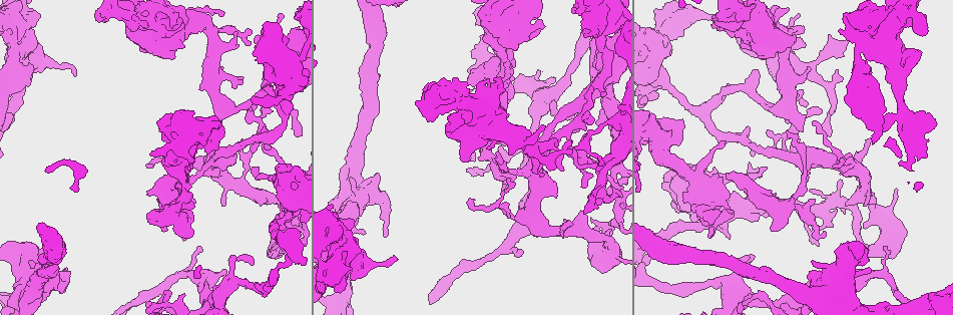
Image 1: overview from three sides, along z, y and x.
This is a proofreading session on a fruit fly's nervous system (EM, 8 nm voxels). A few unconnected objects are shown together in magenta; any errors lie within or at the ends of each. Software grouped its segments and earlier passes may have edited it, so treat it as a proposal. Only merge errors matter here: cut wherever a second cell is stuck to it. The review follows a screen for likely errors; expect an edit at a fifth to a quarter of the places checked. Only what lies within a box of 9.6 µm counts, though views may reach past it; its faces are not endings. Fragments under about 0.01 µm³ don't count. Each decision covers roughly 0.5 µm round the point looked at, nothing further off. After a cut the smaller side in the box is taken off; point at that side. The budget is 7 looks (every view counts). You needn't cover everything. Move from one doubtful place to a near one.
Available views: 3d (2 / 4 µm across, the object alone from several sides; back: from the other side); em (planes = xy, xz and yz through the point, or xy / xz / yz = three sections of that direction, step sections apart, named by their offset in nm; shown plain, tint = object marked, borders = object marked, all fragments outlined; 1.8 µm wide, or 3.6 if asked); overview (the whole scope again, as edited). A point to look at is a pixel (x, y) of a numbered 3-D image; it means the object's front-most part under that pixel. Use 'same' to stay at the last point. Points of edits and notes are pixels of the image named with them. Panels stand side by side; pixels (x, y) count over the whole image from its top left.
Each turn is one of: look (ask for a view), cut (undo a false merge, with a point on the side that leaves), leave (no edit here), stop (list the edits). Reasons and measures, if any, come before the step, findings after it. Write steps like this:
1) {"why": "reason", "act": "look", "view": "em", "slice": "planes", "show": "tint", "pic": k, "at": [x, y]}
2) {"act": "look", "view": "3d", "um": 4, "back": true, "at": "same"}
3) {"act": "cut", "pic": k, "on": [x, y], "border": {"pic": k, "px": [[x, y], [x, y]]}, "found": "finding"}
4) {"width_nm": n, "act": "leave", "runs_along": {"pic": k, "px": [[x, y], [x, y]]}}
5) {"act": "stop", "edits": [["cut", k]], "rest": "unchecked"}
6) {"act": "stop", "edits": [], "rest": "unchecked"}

{"why": "four or more arms meet", "act": "look", "view": "em", "um": 3.6, "slice": "planes", "show": "plain", "pic": 1, "at": [542, 104]}

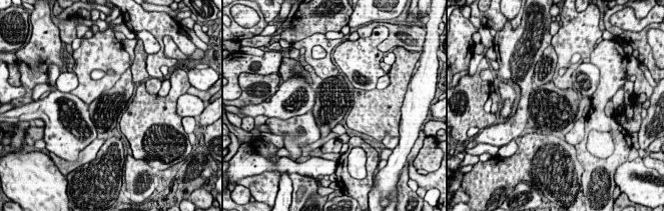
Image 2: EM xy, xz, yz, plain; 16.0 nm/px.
{"act": "look", "view": "em", "um": 3.6, "slice": "planes", "show": "tint", "at": "same"}

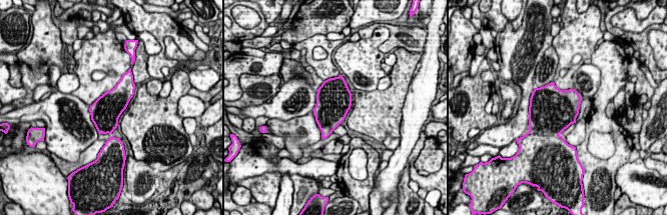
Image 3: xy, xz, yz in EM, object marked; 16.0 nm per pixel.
{"act": "leave", "found": "all the same cell"}

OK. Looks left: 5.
{"act": "look", "view": "3d", "um": 2, "back": true, "pic": 1, "at": [709, 192]}

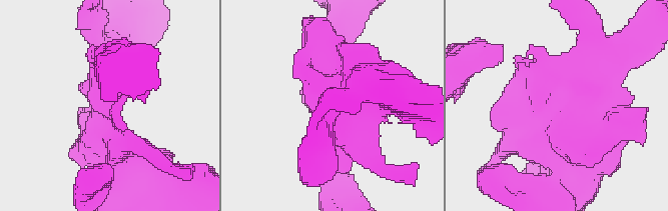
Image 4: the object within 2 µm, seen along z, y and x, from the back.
{"why": "need the tissue", "act": "look", "view": "em", "slice": "planes", "show": "plain", "pic": 4, "at": [556, 112]}

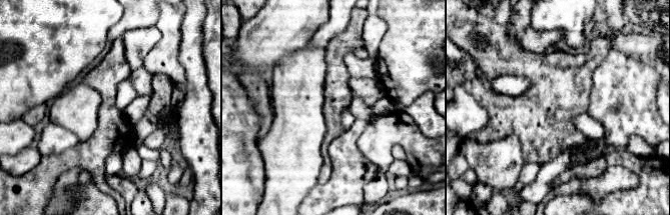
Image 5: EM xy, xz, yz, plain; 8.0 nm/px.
{"why": "where the object lies", "act": "look", "view": "em", "slice": "planes", "show": "tint", "at": "same"}

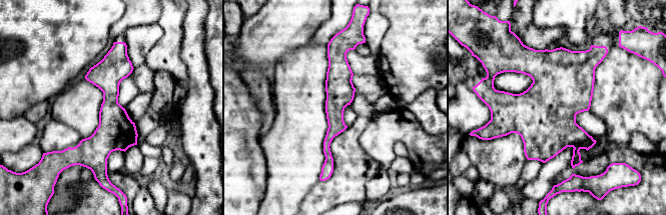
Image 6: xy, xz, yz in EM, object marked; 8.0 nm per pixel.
{"act": "leave", "runs_along": {"pic": 6, "px": [[116, 46], [100, 165]]}, "found": "one cell here"}

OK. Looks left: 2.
{"why": "three-way junction", "act": "look", "view": "em", "slice": "xz", "step": 8, "show": "tint", "pic": 1, "at": [799, 161]}

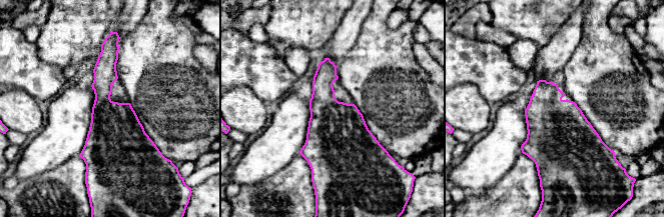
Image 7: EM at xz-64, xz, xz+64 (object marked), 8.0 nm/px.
{"width_nm": 340, "act": "leave", "found": "all the same cell"}

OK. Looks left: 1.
{"act": "stop", "edits": [], "rest": "unchecked"}

